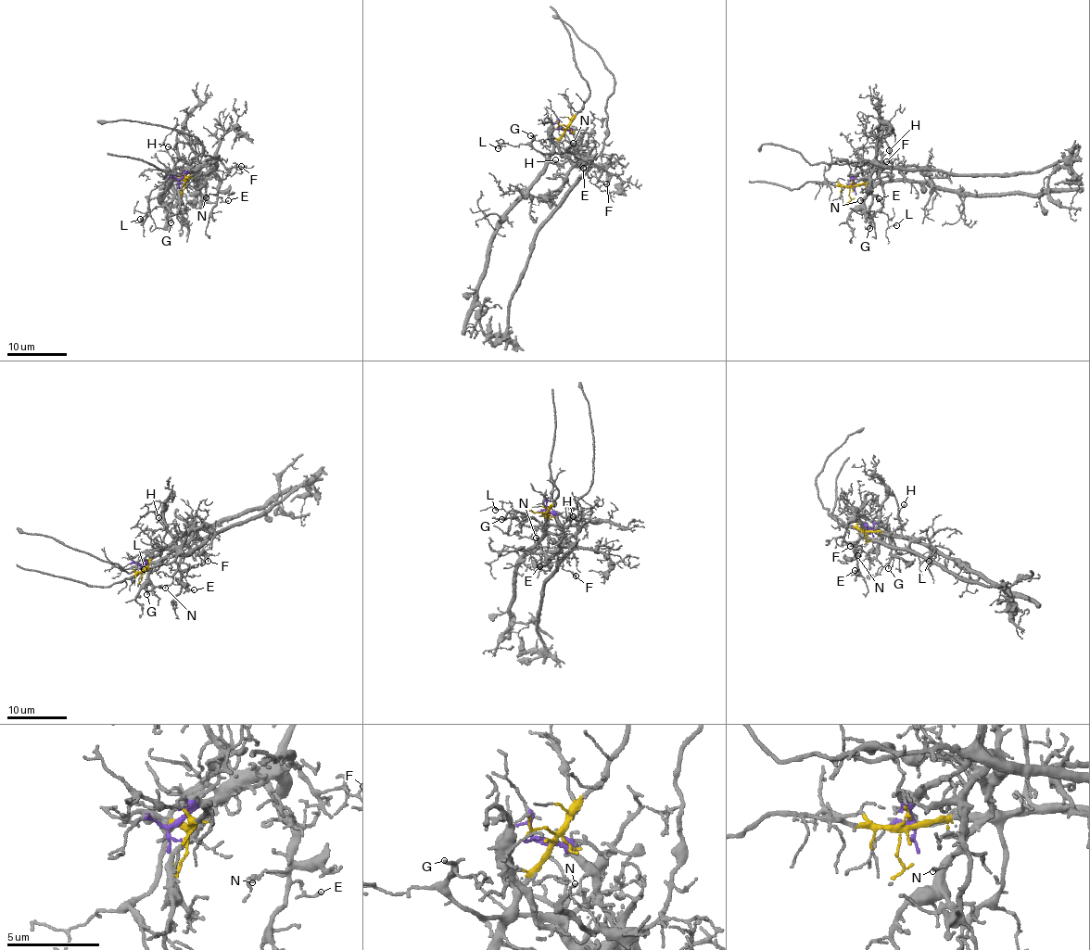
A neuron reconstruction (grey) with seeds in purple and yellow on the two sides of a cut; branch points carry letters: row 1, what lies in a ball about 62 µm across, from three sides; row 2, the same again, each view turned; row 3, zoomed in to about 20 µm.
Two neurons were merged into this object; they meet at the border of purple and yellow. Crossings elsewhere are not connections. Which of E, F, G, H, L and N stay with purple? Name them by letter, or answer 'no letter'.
E, F, N

